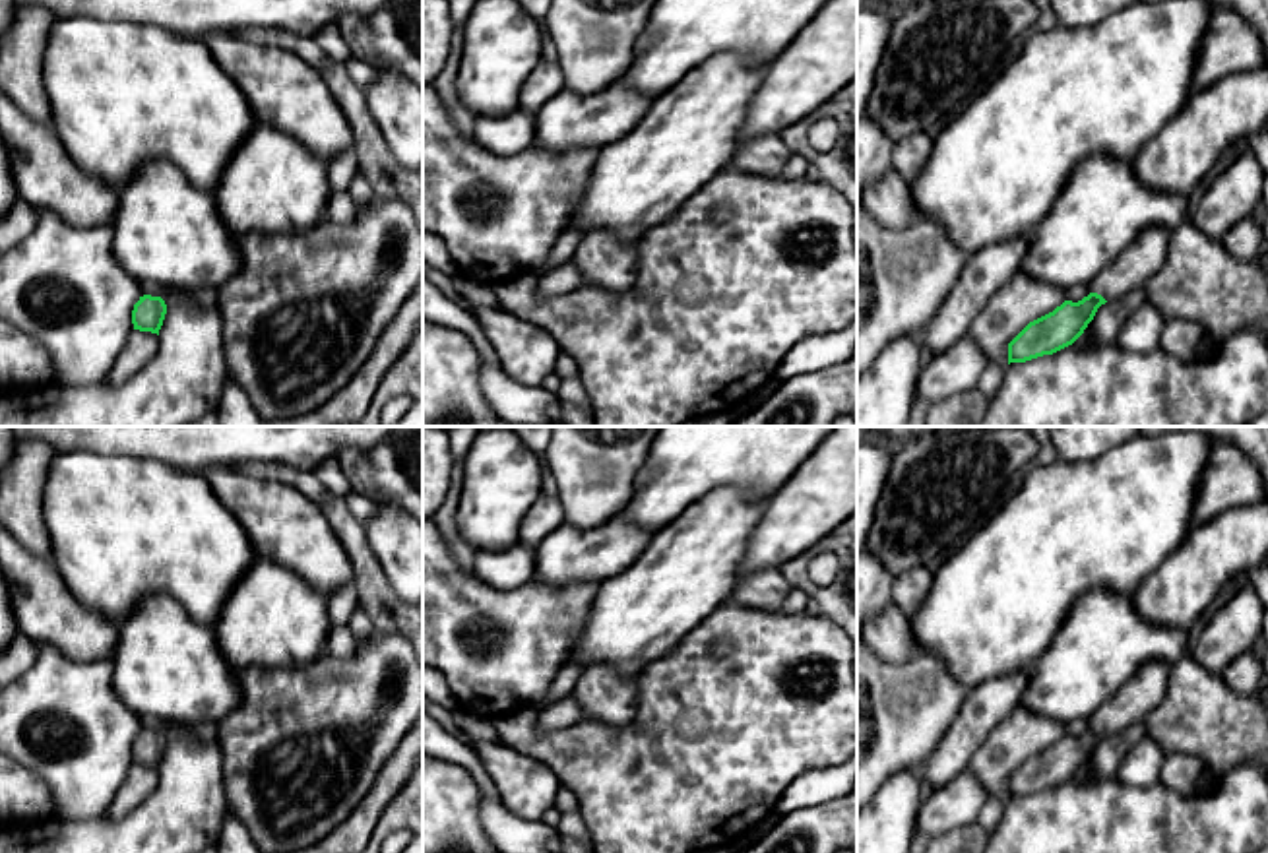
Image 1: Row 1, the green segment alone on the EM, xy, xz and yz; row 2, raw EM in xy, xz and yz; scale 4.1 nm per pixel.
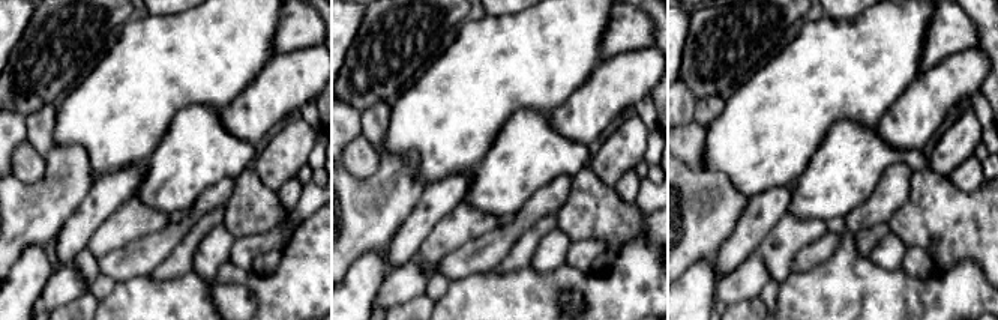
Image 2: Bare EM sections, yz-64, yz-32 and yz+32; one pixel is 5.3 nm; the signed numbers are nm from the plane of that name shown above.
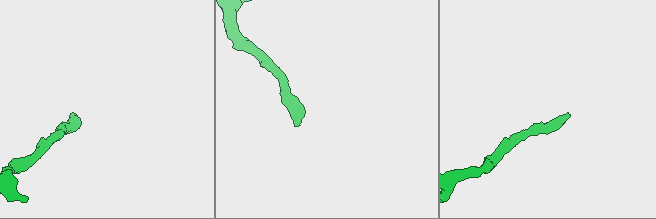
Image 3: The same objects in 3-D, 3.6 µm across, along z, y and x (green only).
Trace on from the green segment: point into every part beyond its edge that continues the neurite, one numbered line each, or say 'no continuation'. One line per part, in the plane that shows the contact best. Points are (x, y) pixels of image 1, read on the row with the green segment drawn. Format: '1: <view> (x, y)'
1: yz (1144, 256)

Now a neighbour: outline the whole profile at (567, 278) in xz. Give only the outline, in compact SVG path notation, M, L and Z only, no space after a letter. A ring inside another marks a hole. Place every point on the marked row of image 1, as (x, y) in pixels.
M574 258L566 262L564 266L549 271L539 281L539 293L543 297L556 297L568 291L574 291L576 287L584 285L584 275L580 268L576 266Z

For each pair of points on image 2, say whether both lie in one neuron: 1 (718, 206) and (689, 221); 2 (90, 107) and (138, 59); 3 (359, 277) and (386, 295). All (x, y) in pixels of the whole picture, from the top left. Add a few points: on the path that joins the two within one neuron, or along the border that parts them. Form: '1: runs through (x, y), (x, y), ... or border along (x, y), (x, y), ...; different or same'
1: runs through (710, 206), (704, 206), (697, 214); same
2: runs through (104, 102), (134, 72); same
3: border along (389, 269), (372, 304); different

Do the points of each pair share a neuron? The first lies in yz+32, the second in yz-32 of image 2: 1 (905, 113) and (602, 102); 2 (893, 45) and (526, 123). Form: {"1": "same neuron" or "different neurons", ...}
{"1": "same neuron", "2": "different neurons"}

